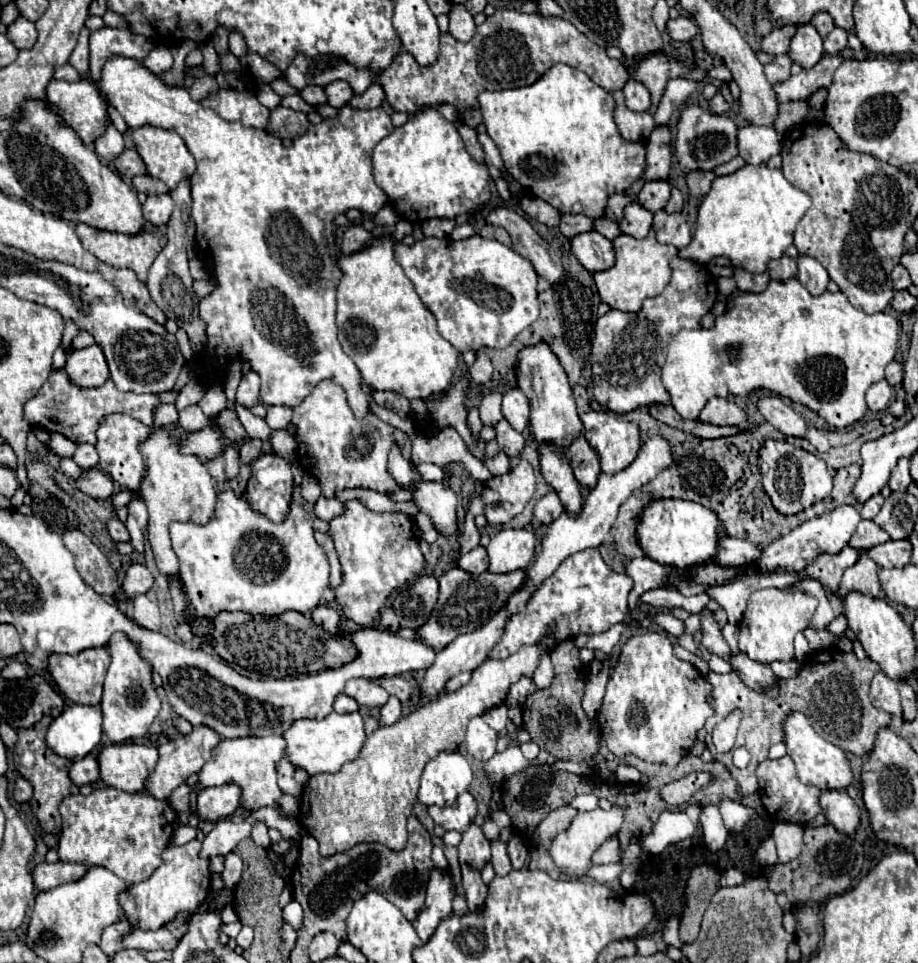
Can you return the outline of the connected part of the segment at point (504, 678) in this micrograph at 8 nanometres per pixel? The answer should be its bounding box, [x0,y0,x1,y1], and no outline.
[299,637,555,855]

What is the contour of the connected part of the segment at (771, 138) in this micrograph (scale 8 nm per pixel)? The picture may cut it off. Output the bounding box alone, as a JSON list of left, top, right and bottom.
[739,125,783,165]

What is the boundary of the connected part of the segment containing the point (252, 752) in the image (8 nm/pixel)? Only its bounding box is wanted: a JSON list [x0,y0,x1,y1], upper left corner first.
[189,735,285,811]

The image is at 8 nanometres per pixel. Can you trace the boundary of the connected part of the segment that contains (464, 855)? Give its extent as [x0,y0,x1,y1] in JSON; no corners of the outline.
[459,825,491,871]

